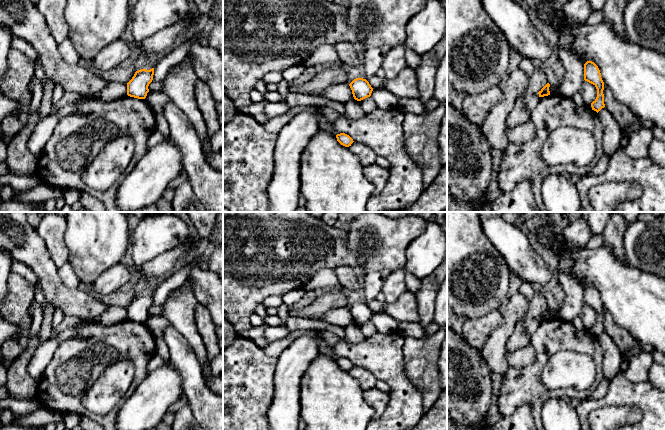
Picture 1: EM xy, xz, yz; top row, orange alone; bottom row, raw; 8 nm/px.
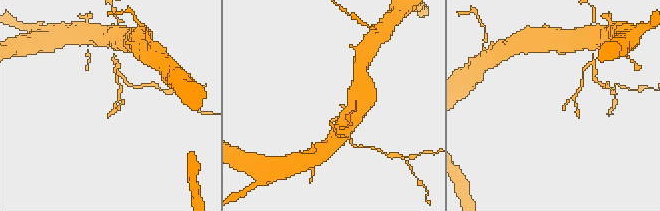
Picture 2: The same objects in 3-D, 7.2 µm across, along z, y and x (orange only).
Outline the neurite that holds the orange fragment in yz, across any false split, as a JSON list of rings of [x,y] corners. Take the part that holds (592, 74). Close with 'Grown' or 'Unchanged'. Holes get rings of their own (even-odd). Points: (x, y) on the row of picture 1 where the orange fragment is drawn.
[[[587,61],[584,64],[584,80],[593,84],[597,89],[597,97],[591,103],[591,107],[592,110],[598,113],[605,107],[603,94],[604,82],[601,78],[601,73],[598,66],[592,61]]]. Unchanged

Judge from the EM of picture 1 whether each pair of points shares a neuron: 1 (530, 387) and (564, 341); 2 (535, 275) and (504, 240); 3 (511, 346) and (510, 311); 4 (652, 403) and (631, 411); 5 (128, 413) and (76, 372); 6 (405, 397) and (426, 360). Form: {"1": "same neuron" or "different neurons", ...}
{"1": "same neuron", "2": "same neuron", "3": "different neurons", "4": "different neurons", "5": "different neurons", "6": "different neurons"}

